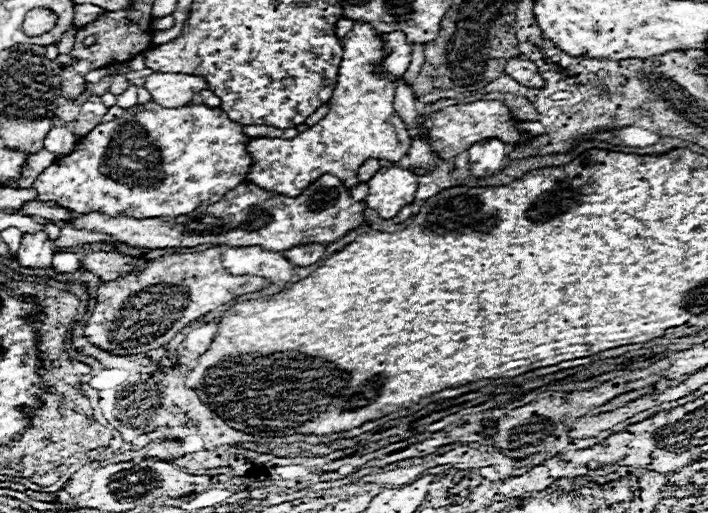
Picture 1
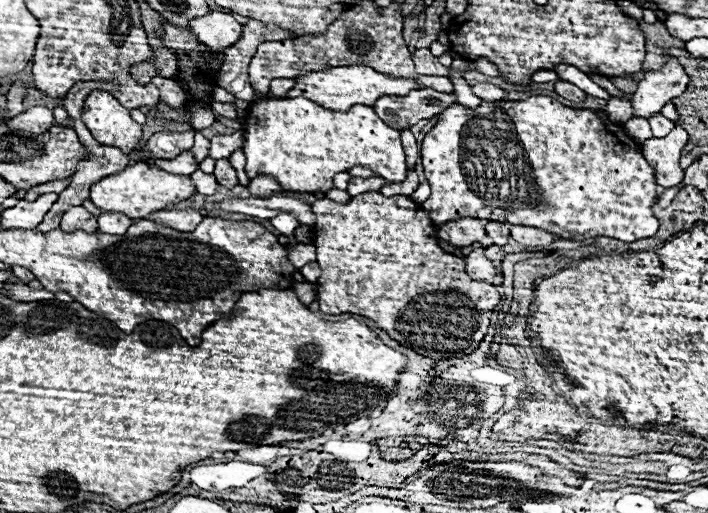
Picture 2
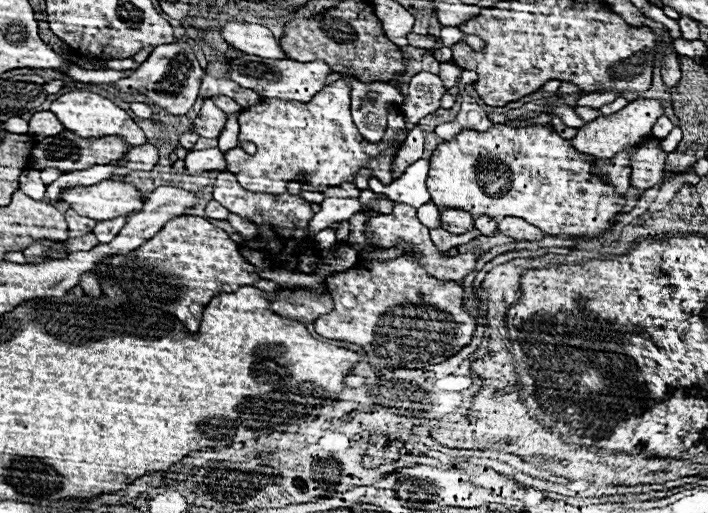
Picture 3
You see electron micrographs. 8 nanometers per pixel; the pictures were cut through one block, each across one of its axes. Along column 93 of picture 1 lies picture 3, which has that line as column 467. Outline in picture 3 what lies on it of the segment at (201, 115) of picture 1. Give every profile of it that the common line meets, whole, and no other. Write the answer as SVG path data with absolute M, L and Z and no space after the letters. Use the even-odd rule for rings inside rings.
M494 124L488 132L462 130L454 140L442 142L430 158L426 188L432 196L432 202L440 210L466 210L474 218L478 218L480 214L488 214L492 218L518 216L526 222L532 222L536 228L550 236L568 234L590 240L612 230L616 214L624 206L624 196L616 194L612 186L592 174L592 160L594 158L572 150L570 140L562 140L554 130L546 126L508 128L504 124Z

